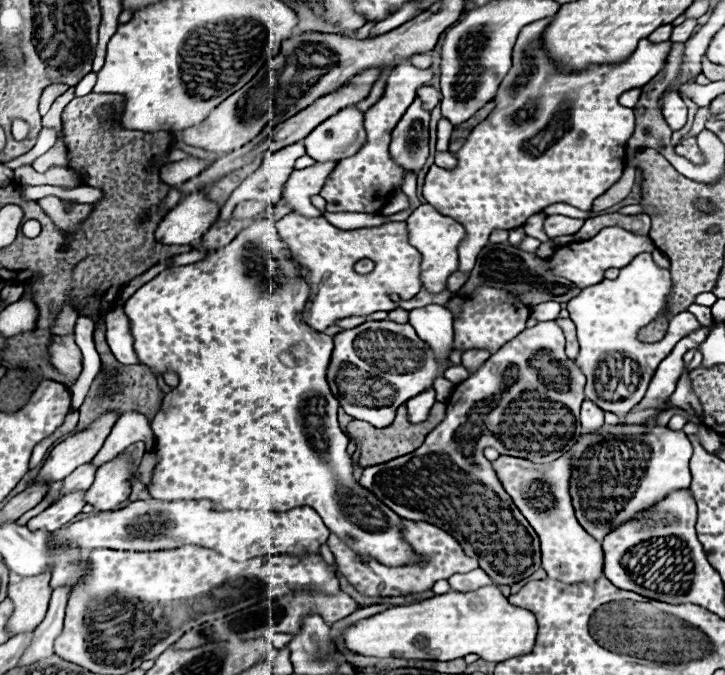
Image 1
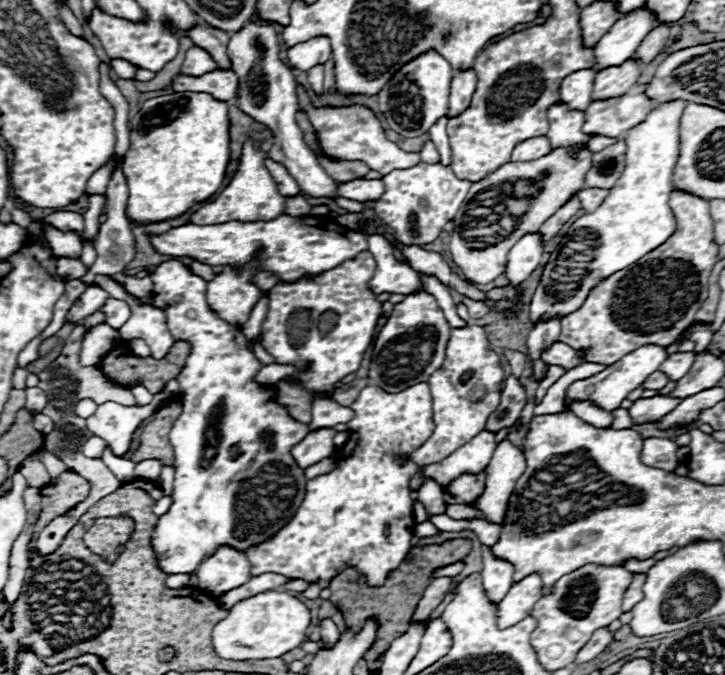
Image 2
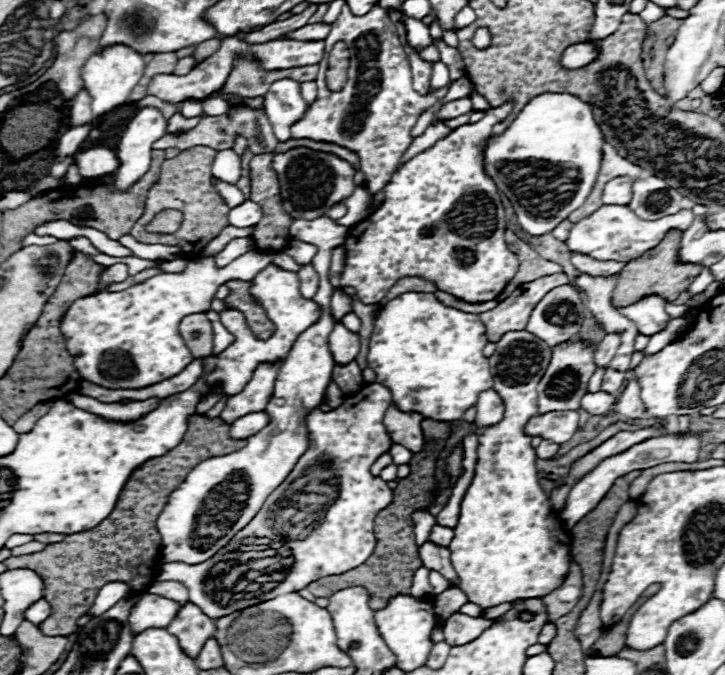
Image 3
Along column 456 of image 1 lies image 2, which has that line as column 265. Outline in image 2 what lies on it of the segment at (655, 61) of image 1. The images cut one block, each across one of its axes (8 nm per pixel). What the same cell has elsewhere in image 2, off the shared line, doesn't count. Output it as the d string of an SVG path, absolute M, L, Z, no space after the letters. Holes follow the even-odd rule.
M246 140L242 146L238 170L236 170L232 182L212 202L206 202L202 208L192 212L190 222L196 222L196 224L222 224L222 222L232 222L232 220L258 222L258 220L278 218L278 214L284 214L286 200L280 196L272 174L264 166L266 156L268 154L264 150L254 146L254 140Z

